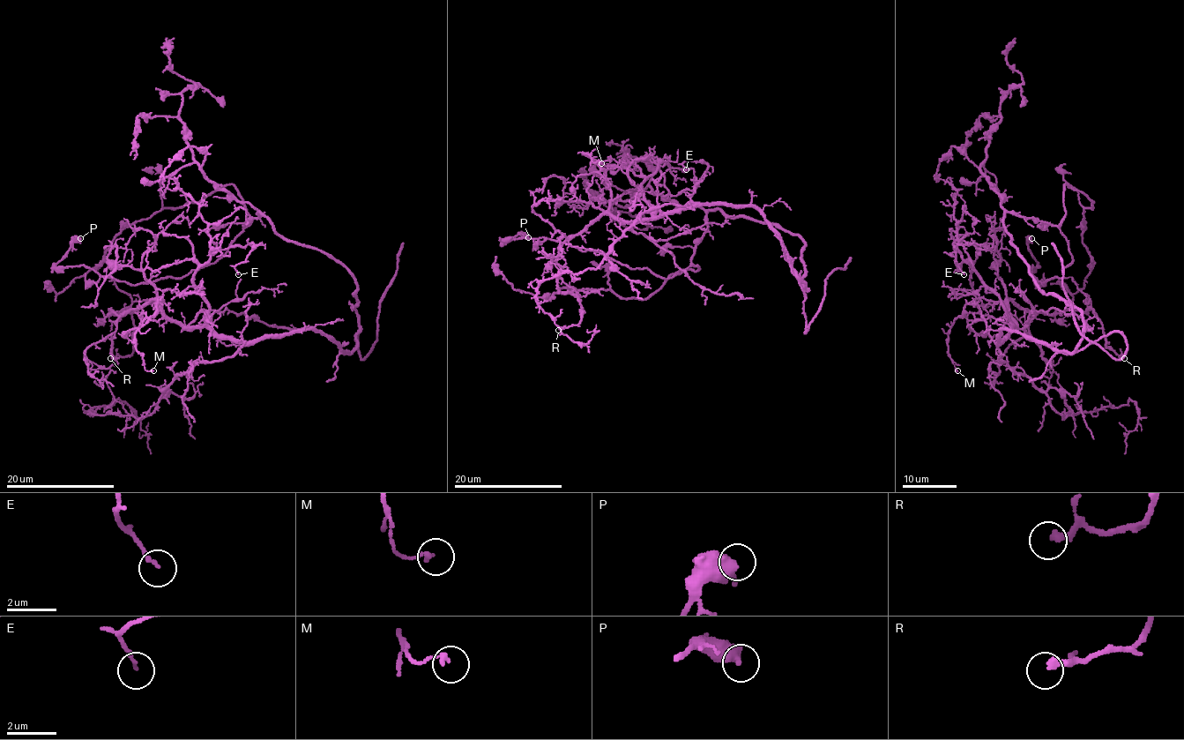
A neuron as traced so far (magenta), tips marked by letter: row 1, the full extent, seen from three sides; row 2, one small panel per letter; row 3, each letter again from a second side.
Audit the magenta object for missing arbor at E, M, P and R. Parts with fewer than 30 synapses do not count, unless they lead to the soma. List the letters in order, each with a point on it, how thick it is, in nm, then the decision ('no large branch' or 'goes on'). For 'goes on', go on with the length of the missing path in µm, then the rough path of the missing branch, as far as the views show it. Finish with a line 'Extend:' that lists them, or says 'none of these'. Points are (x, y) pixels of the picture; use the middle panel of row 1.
E: place (686, 169); calibre 140 nm; no large branch
M: place (601, 163); calibre 180 nm; no large branch
P: place (528, 237); calibre 650 nm; no large branch
R: place (558, 330); calibre 300 nm; no large branch
Extend: none of these

